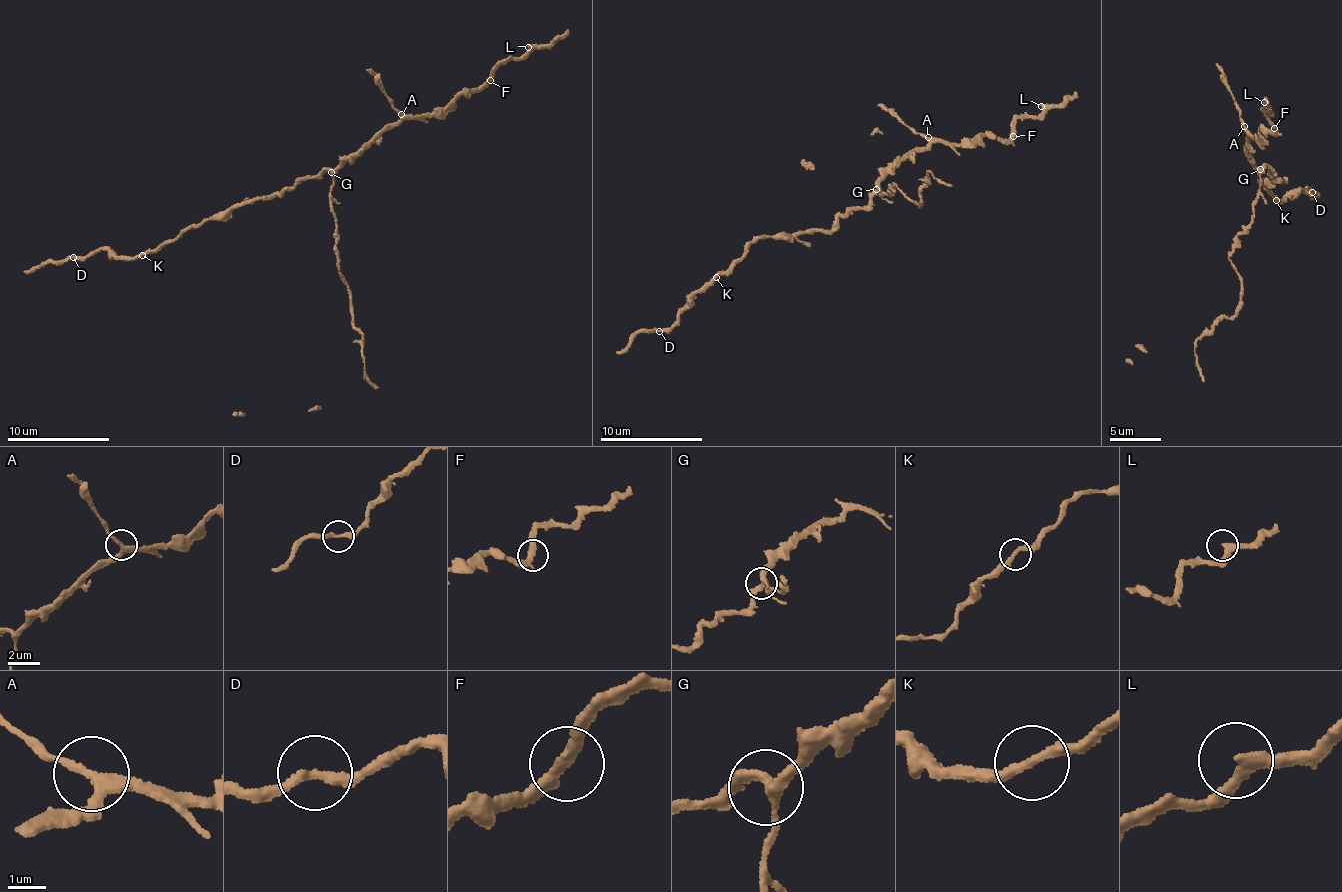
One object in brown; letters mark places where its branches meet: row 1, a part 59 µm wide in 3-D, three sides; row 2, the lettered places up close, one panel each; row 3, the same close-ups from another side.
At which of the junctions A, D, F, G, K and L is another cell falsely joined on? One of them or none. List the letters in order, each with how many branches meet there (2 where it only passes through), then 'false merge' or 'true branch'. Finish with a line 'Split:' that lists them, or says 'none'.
A: 3 branches meet; false merge
D: 2 branches meet; true branch
F: 2 branches meet; true branch
G: 3 branches meet; true branch
K: 2 branches meet; true branch
L: 2 branches meet; true branch
Split: A

